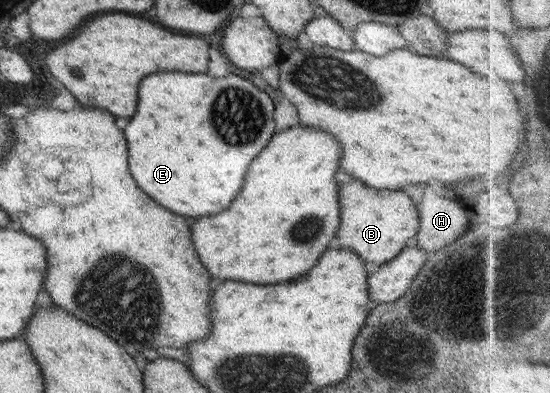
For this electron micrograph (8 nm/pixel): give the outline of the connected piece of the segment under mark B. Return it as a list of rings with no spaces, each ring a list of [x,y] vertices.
[[[358,180],[340,184],[340,228],[336,232],[338,246],[356,252],[366,262],[376,265],[390,262],[406,247],[406,241],[419,231],[416,206],[408,194],[396,190],[372,190]]]

